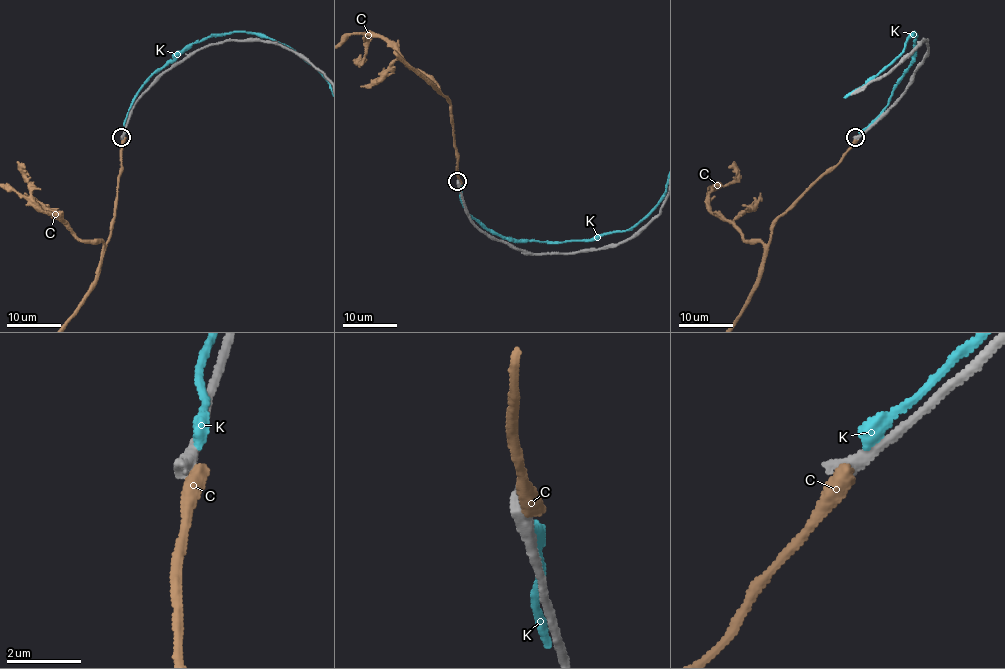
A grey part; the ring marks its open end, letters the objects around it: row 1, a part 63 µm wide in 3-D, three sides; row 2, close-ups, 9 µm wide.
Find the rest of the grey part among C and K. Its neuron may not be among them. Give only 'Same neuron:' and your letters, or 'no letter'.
Same neuron: no letter

